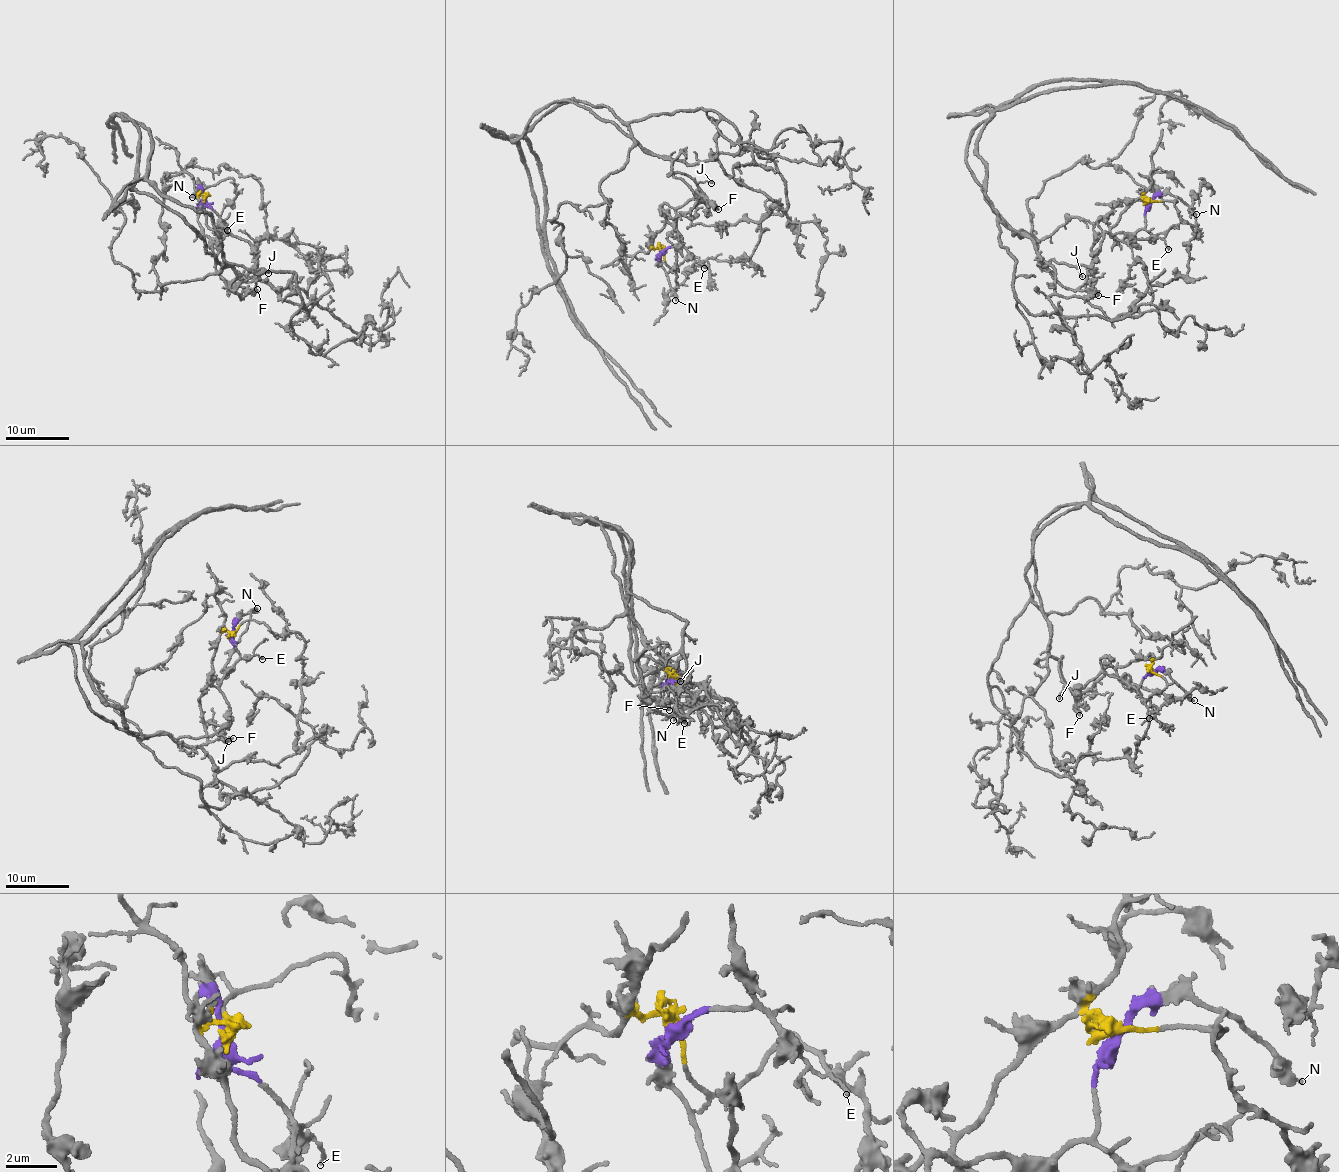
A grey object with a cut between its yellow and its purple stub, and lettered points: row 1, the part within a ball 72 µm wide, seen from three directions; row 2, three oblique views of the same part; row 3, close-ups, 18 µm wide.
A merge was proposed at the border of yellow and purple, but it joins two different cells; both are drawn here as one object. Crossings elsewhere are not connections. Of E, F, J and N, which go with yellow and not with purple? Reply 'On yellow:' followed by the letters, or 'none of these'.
On yellow: F

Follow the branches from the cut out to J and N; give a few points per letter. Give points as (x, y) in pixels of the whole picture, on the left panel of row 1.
J: (202, 197), (204, 203), (221, 219), (221, 229), (228, 236), (243, 238), (251, 247), (256, 268), (268, 272)
N: (202, 197), (203, 187), (199, 183), (192, 196)

